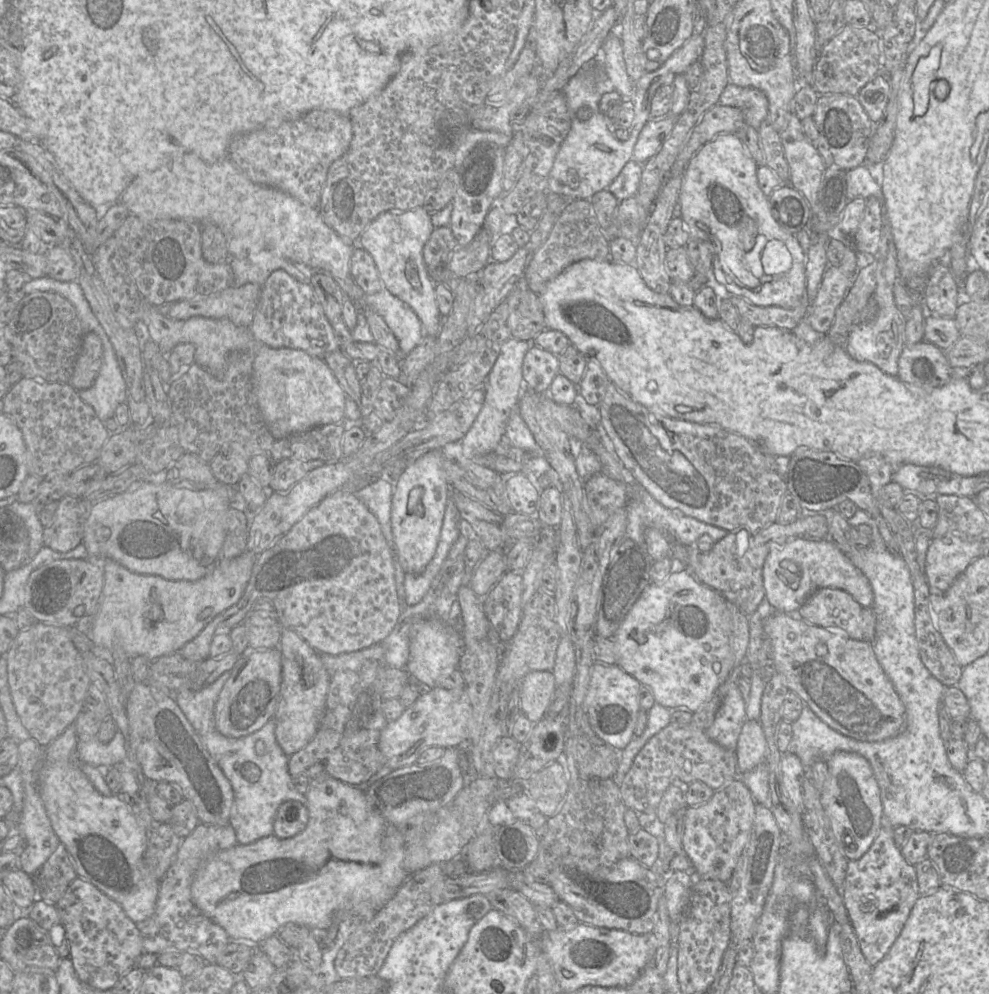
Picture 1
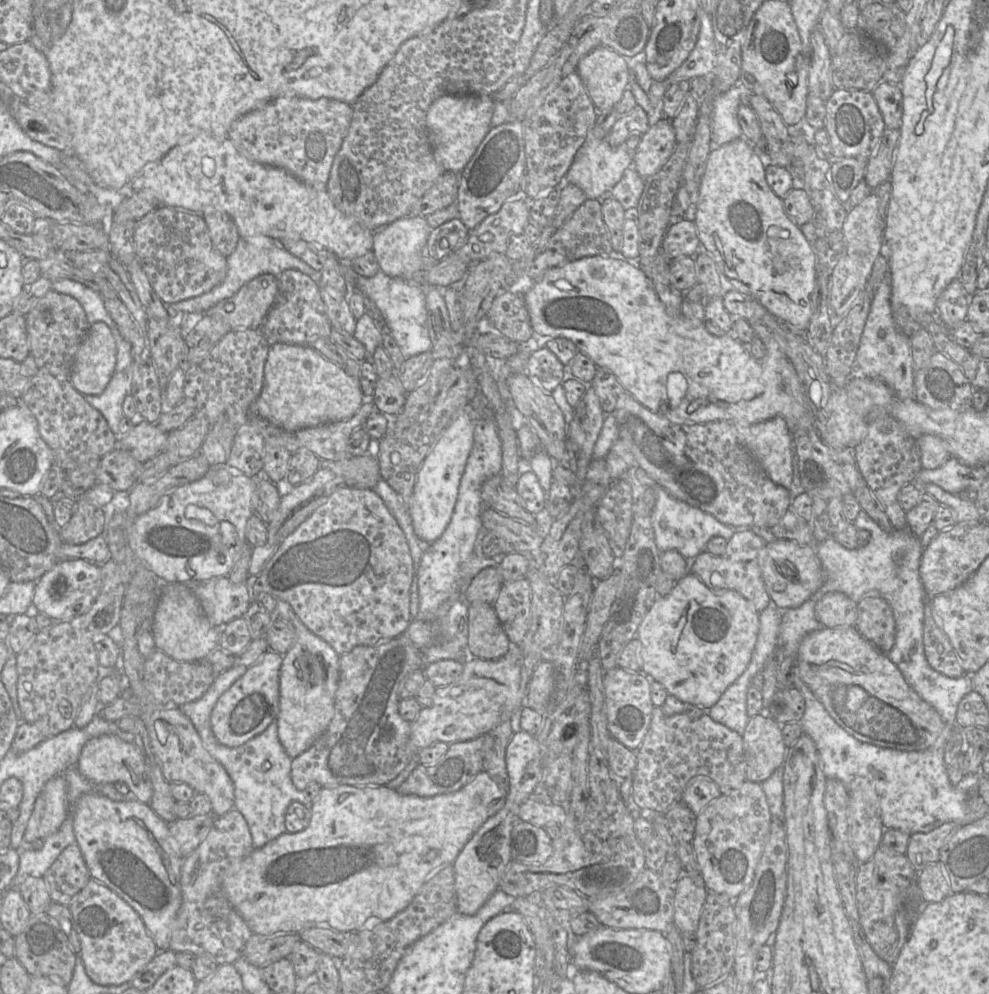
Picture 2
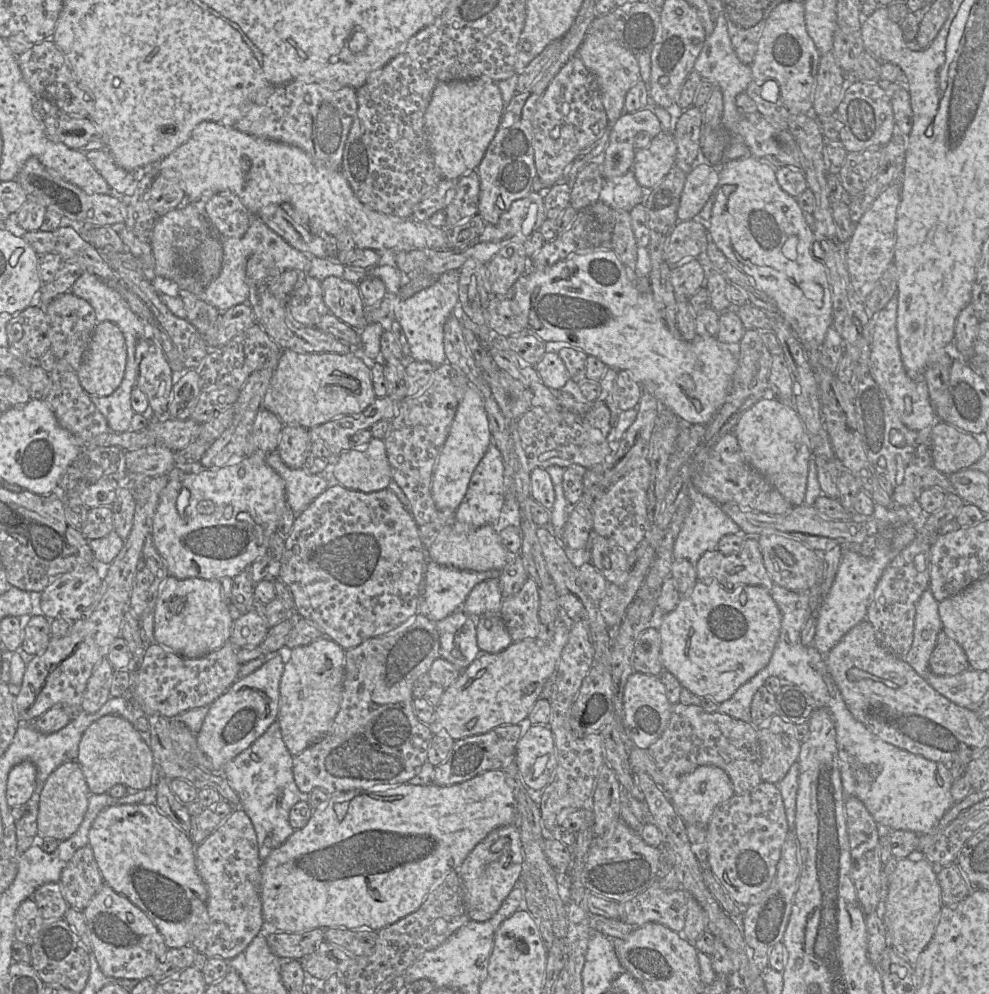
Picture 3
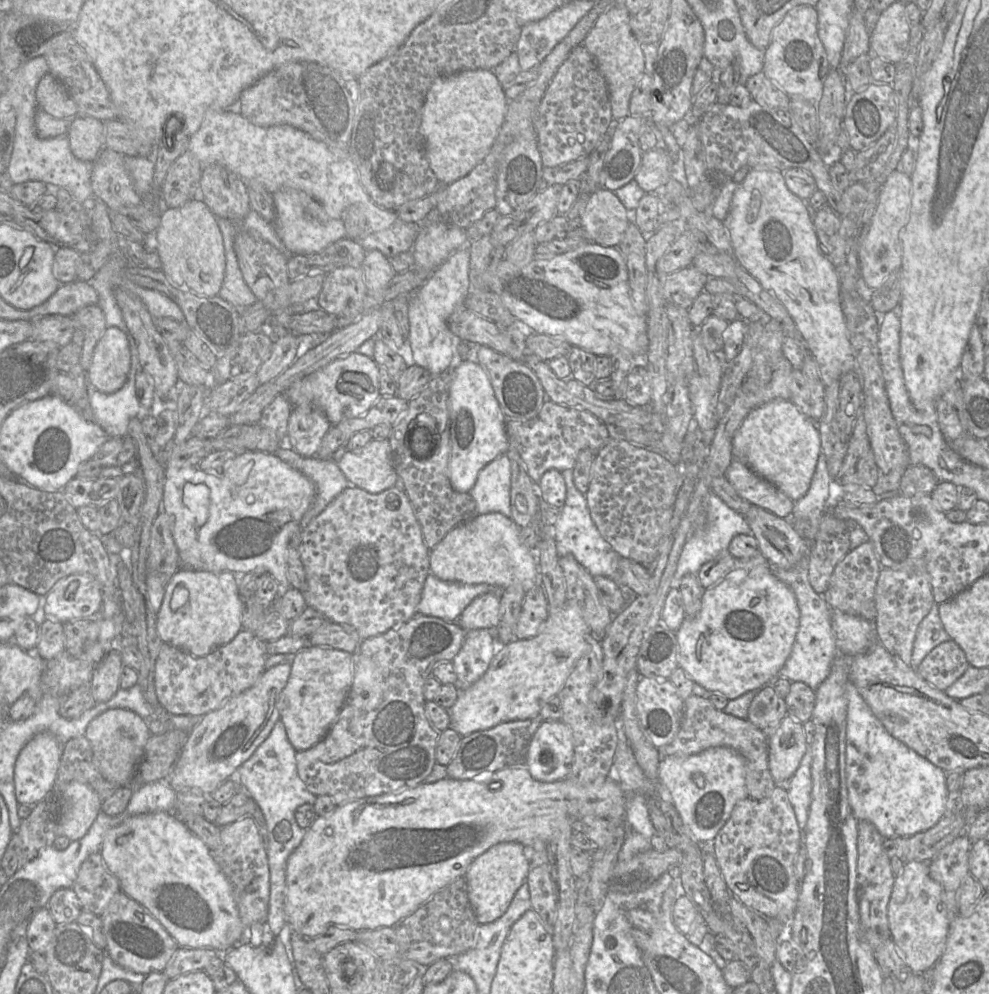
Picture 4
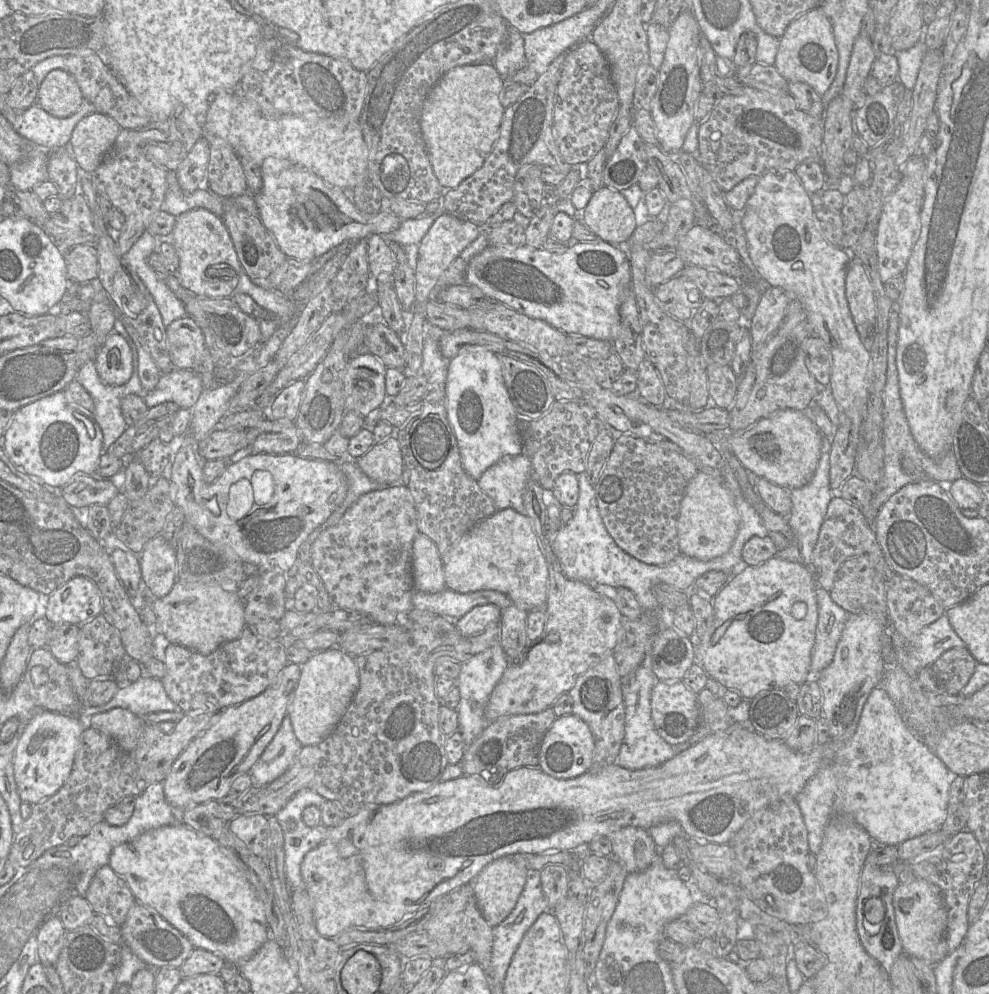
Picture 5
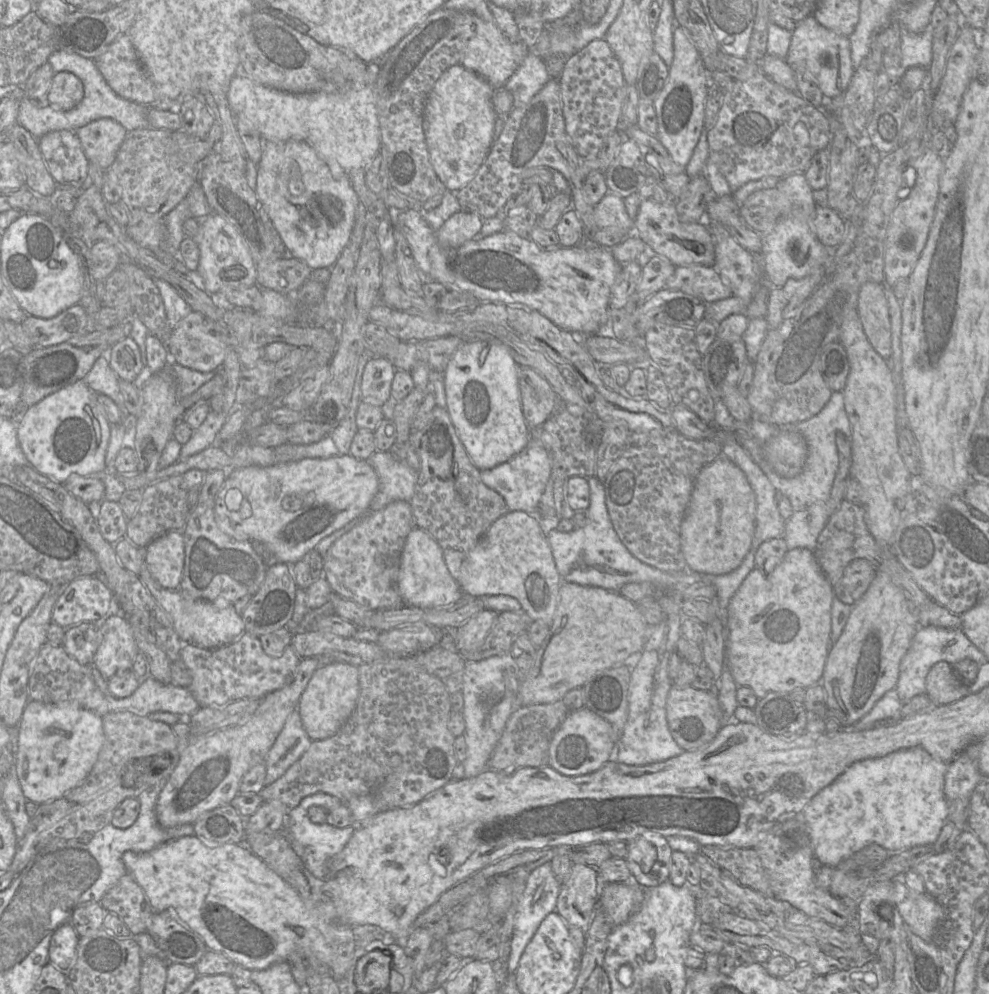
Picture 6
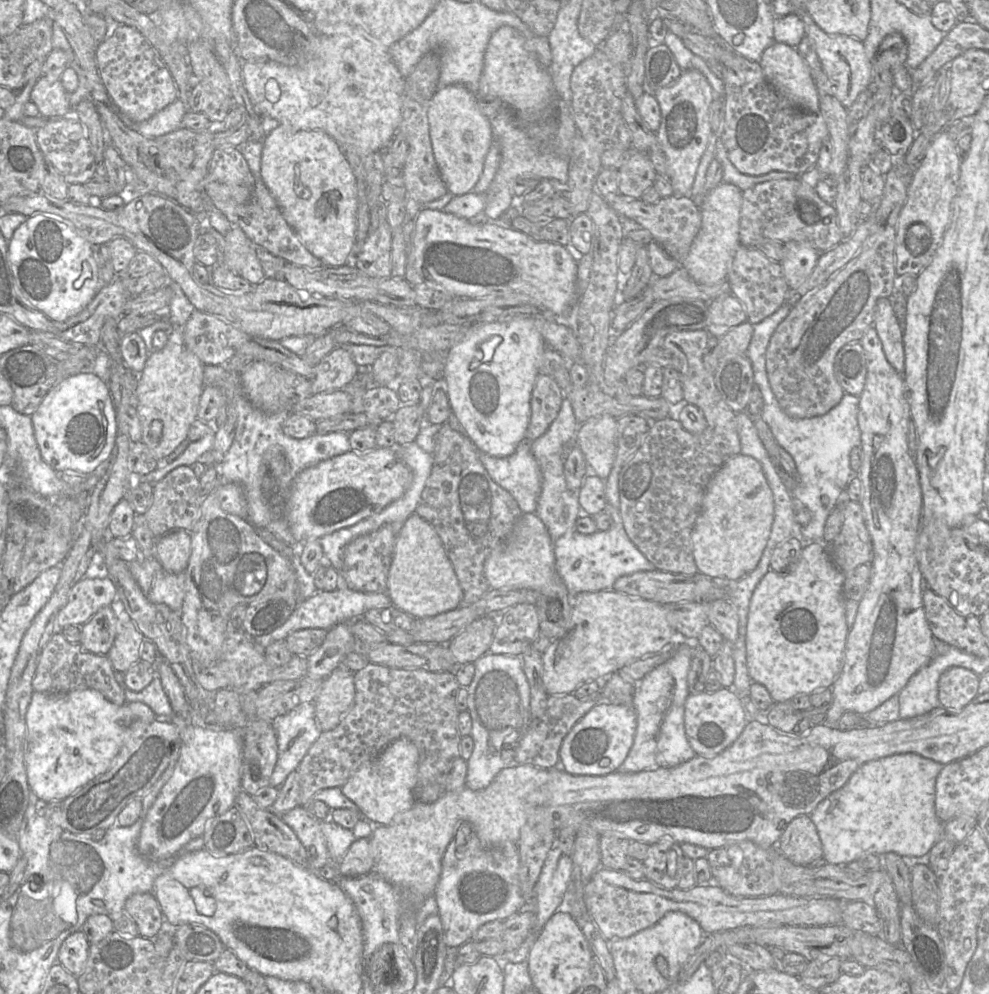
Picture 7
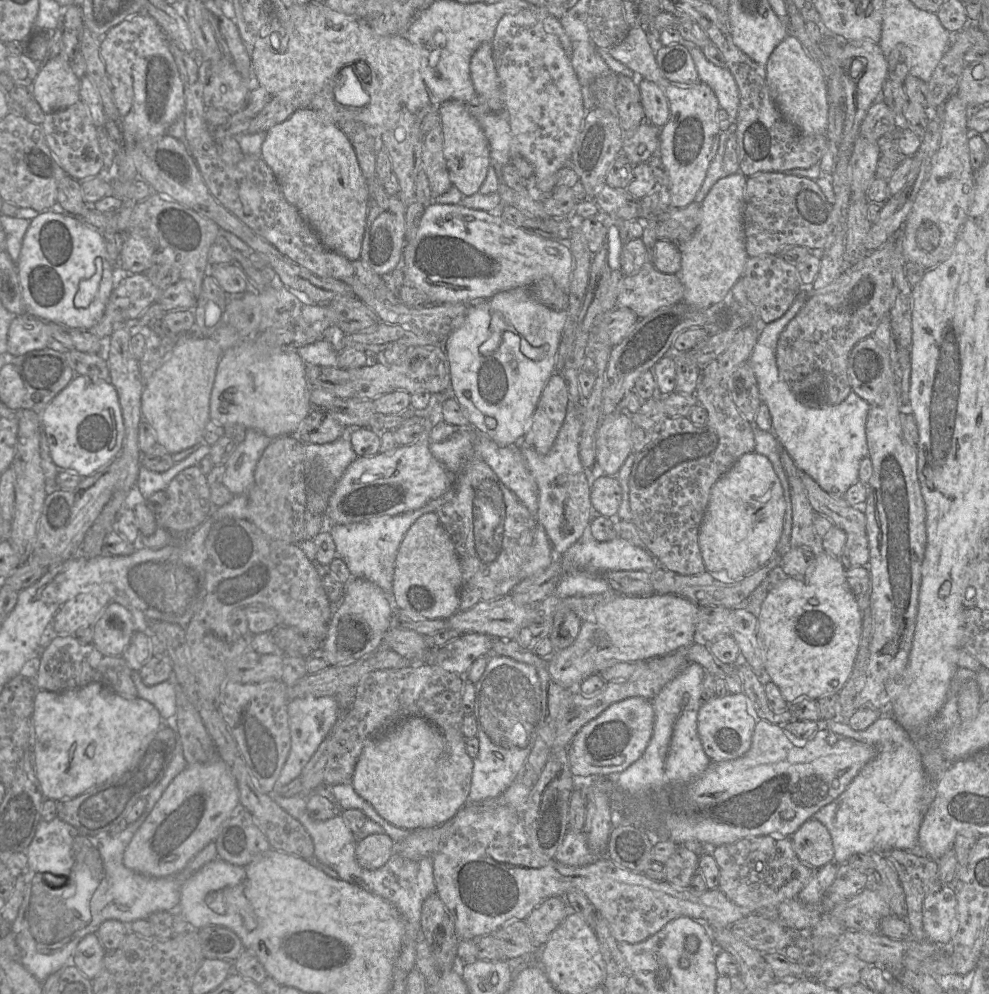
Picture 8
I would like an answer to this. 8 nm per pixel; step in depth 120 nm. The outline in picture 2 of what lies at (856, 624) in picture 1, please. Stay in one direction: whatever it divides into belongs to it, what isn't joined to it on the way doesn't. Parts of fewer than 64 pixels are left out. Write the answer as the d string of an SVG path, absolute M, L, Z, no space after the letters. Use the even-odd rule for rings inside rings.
M841 592L823 595L815 605L815 617L826 628L855 626L858 604Z

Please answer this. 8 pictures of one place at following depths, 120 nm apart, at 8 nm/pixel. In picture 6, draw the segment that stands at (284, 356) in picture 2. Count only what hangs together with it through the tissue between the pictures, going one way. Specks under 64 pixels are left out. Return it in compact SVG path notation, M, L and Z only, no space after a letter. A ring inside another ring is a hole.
M375 356L365 365L361 381L361 401L381 407L391 395L397 369L386 358Z

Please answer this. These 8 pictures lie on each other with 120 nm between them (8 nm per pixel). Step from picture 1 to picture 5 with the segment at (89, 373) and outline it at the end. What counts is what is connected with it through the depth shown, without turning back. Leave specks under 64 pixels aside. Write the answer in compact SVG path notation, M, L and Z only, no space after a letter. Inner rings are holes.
M114 331L100 346L94 362L99 378L108 385L126 383L133 372L130 345L121 334Z

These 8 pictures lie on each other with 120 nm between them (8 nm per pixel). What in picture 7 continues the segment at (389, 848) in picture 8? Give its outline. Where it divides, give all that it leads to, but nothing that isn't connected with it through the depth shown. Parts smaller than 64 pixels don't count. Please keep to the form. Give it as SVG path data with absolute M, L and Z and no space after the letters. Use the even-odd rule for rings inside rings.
M362 838L355 841L338 861L338 872L345 877L359 877L372 872L374 863L370 852L370 838Z

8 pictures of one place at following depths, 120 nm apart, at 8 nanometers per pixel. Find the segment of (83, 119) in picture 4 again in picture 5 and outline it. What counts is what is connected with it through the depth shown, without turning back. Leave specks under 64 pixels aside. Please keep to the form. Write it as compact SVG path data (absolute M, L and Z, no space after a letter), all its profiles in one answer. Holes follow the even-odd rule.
M93 113L81 119L75 126L69 144L79 170L95 171L115 143L121 127L111 117Z

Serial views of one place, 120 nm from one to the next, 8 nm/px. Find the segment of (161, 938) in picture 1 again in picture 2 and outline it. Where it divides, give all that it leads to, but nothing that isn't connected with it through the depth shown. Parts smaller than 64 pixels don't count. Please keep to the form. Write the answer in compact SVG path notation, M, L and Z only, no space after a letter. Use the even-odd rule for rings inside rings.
M232 808L221 817L217 817L213 827L204 841L183 860L181 867L182 904L172 924L169 950L186 951L199 955L210 956L219 965L232 964L242 956L243 949L253 935L242 916L227 900L223 886L223 875L234 864L240 863L254 850L252 836L244 816Z

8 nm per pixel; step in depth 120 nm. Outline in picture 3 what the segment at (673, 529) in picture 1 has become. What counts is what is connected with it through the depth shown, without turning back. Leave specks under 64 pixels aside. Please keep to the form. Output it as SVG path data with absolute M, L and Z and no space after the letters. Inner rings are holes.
M690 486L688 496L691 506L675 540L673 559L687 559L692 565L695 565L705 552L717 550L717 544L723 536L742 535L742 532L739 526L722 511L720 504L703 495L693 486Z

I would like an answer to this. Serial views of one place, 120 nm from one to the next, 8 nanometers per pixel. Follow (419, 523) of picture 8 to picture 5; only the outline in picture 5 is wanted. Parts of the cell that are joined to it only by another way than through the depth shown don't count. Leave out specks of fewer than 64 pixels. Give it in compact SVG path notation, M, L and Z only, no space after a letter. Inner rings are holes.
M421 532L413 541L412 570L415 590L437 593L447 588L443 561L437 546Z

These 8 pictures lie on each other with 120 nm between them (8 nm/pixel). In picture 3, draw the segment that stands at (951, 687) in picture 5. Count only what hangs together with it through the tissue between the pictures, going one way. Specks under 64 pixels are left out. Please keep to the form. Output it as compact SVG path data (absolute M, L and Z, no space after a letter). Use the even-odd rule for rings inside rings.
M943 630L938 634L929 659L931 672L940 676L953 676L969 668L962 647Z

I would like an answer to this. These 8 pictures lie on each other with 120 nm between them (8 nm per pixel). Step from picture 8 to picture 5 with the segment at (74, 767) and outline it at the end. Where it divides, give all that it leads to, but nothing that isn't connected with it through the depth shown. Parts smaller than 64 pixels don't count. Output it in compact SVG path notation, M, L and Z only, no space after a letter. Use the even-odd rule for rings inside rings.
M41 710L26 726L14 754L14 777L22 802L32 805L54 795L69 777L82 732L87 727L76 715Z

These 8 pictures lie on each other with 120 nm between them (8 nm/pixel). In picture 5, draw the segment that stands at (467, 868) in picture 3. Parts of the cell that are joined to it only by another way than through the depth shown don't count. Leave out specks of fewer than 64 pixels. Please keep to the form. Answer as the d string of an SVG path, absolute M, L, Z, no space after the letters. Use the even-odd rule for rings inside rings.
M515 854L492 861L474 878L472 887L478 908L491 927L500 924L513 910L528 875L527 858Z

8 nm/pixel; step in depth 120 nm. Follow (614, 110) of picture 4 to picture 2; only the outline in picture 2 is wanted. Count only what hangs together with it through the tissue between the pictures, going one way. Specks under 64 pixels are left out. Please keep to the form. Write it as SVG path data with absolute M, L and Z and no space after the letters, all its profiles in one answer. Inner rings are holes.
M599 46L583 56L577 72L597 111L614 108L627 89L628 59L612 49Z

